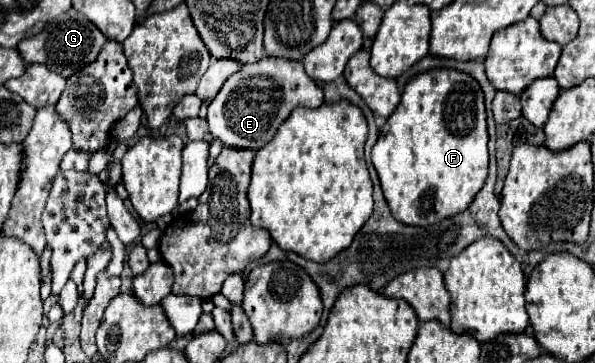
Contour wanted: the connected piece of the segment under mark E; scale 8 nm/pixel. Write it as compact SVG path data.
M263 57L255 63L243 65L233 73L209 105L207 123L213 137L221 139L229 149L251 149L259 151L267 145L283 121L295 107L317 109L325 103L323 89L313 83L305 73L301 61L289 61L281 57Z

